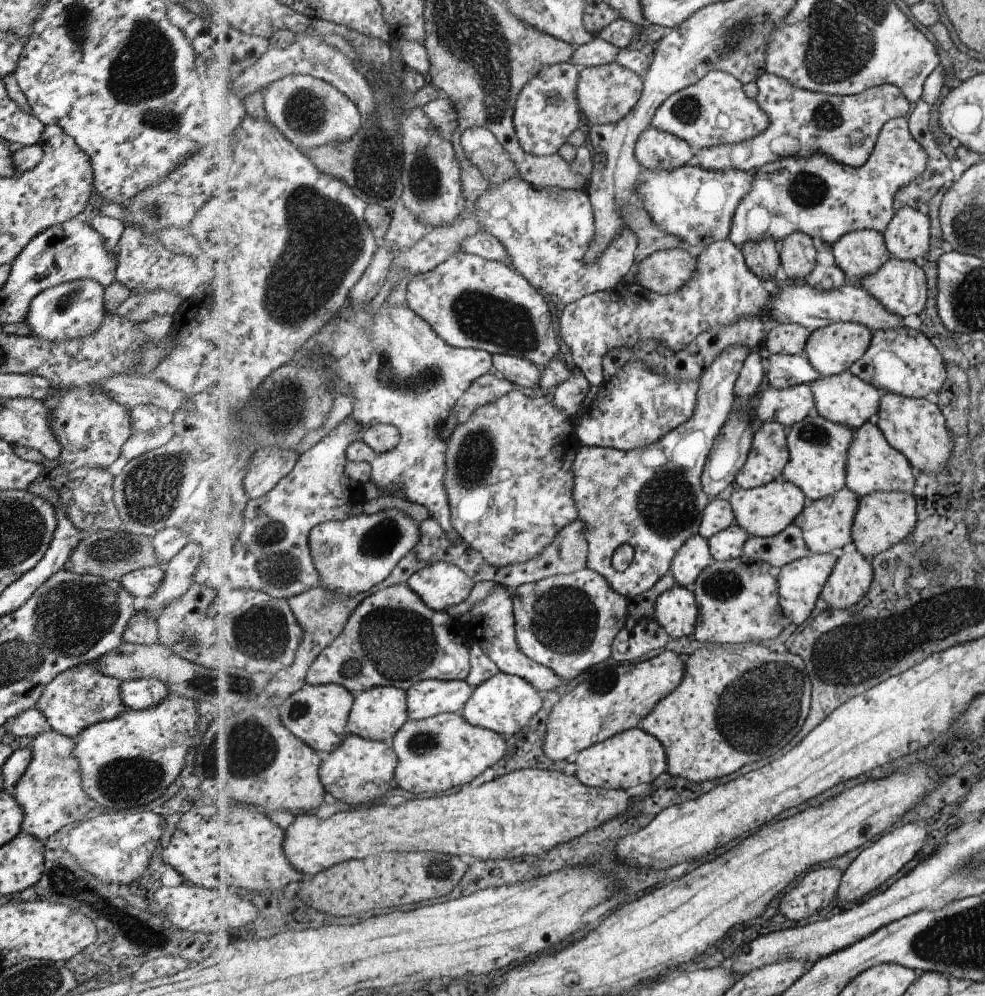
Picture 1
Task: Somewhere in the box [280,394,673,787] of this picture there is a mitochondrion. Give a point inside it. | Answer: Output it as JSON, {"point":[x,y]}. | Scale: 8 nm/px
{"point":[393,642]}

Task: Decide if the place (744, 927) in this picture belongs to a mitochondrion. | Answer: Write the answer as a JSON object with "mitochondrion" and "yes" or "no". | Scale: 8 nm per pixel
{"mitochondrion":"no"}

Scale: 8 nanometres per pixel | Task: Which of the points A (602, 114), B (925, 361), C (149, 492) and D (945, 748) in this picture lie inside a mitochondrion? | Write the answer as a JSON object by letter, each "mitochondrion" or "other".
{"A":"other","B":"other","C":"mitochondrion","D":"other"}

